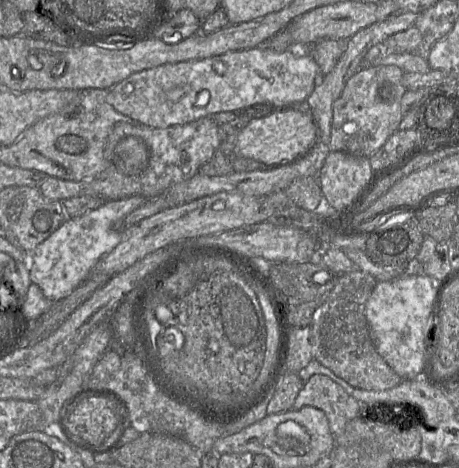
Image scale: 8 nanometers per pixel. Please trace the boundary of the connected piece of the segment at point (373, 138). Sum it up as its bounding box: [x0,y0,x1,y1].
[330,65,404,157]

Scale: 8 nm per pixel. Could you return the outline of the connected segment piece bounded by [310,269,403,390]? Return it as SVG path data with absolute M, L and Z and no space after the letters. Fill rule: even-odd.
M360 269L339 274L335 286L310 324L313 358L353 387L365 390L390 389L403 380L377 352L366 319L366 302L377 282L376 278Z

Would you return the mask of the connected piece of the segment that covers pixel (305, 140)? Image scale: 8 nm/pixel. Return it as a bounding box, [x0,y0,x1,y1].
[237,109,317,166]

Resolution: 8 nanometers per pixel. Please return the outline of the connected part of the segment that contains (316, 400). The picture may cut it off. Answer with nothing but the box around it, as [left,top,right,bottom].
[292,374,369,436]

